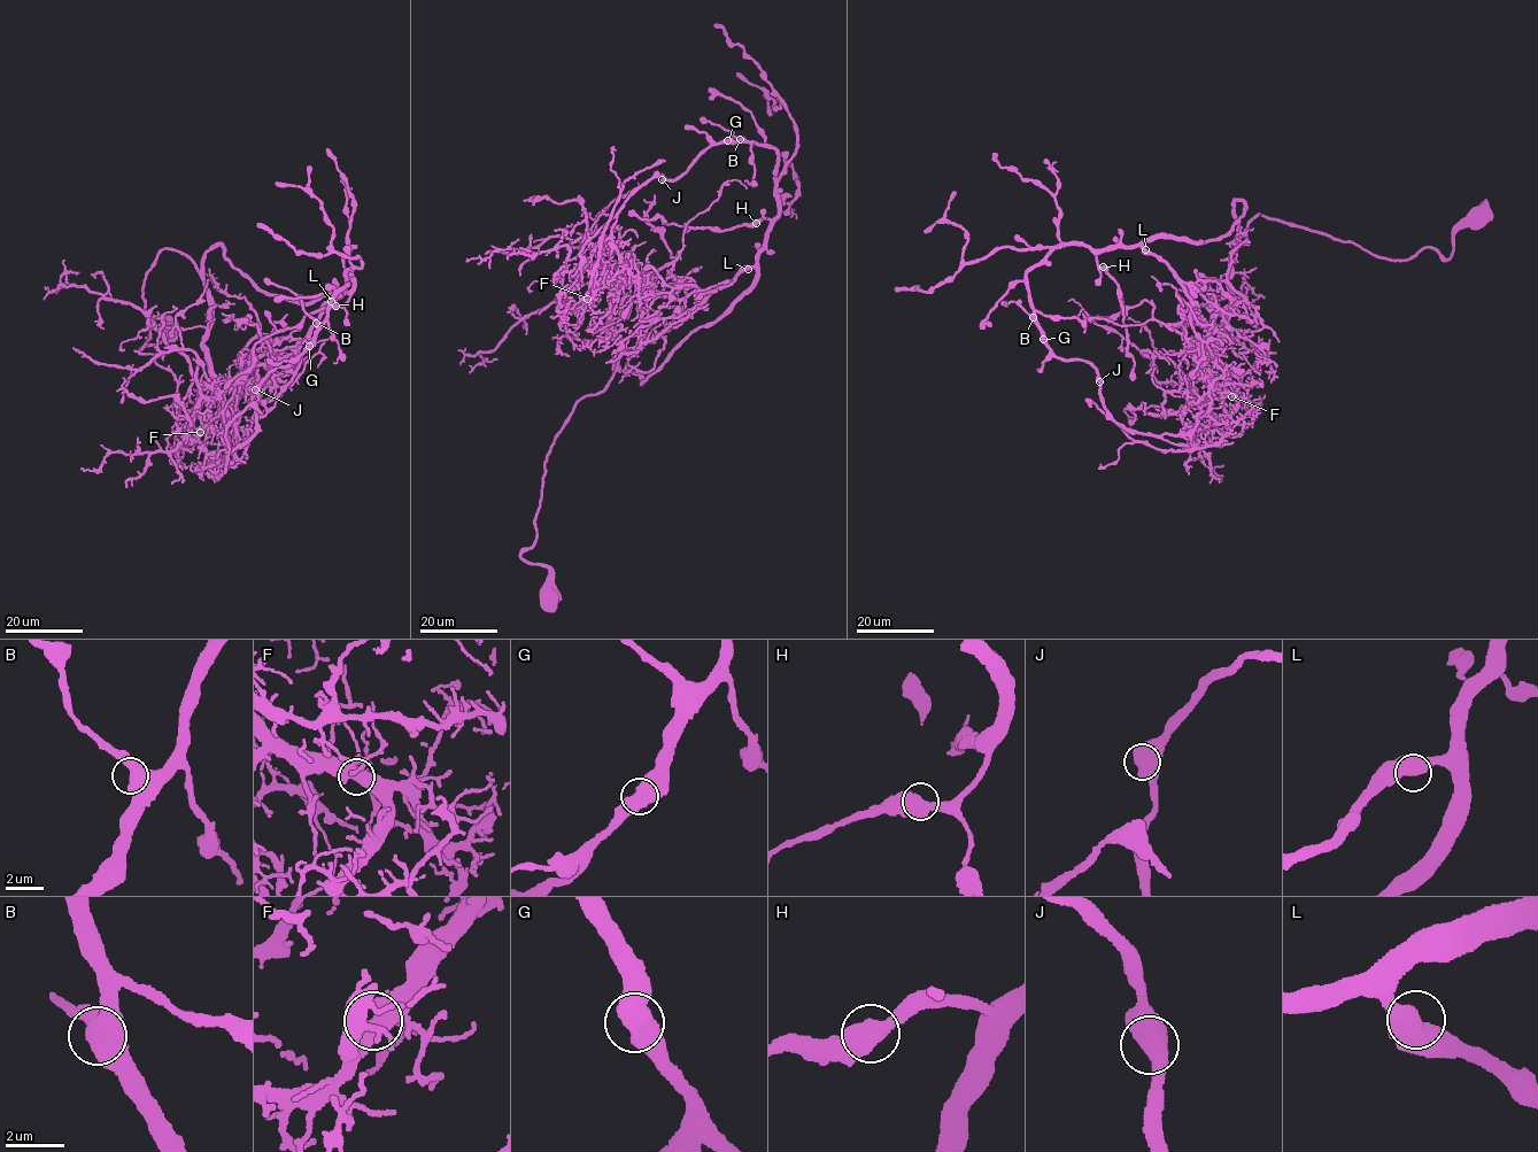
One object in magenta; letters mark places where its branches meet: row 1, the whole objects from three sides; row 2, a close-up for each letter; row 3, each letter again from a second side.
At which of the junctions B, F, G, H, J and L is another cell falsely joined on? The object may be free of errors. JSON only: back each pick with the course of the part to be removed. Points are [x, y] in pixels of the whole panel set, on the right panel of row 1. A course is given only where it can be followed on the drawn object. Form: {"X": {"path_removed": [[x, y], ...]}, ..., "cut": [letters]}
{"cut": []}

